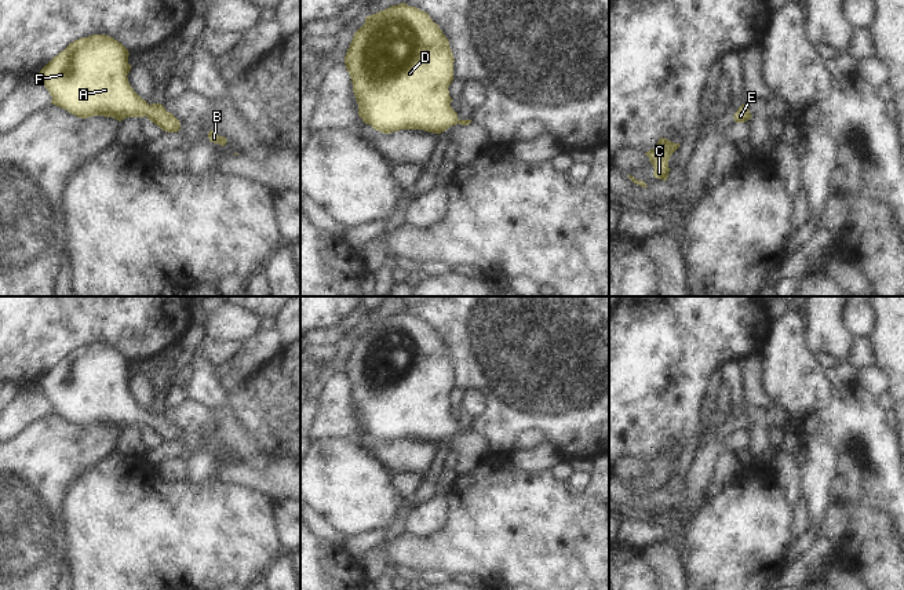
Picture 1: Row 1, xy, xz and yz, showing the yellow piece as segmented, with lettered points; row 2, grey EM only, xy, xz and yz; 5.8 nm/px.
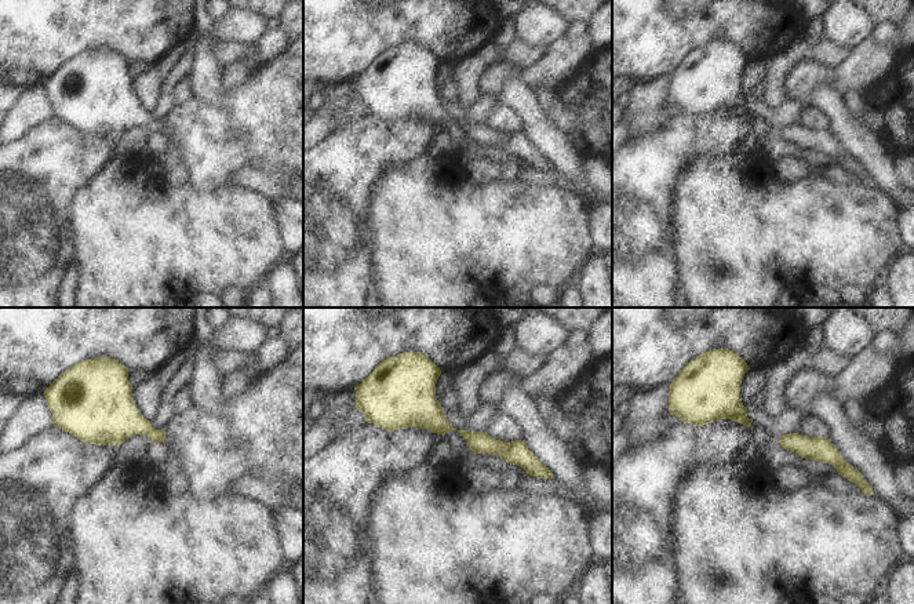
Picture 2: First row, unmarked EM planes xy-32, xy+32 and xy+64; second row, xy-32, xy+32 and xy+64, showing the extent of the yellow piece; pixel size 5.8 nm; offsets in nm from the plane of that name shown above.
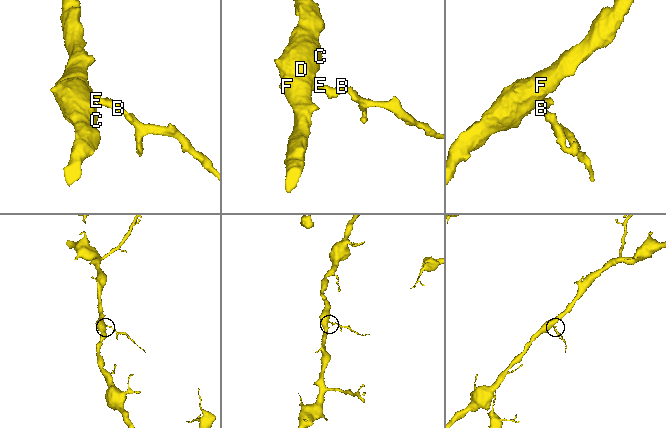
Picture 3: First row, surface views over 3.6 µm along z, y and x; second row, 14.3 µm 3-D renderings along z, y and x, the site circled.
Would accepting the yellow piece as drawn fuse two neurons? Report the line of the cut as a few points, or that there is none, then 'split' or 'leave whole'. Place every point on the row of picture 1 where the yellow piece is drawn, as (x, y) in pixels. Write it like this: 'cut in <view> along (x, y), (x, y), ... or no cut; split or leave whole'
no cut; leave whole

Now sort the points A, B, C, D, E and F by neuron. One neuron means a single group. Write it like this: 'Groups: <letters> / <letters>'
Groups: A B C D E F

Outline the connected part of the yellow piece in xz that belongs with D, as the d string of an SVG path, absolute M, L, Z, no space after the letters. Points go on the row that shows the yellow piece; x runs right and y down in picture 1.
M401 3L367 17L365 23L354 33L345 57L358 103L358 116L365 124L383 134L400 130L423 130L440 135L458 123L470 124L471 120L459 120L451 106L452 98L448 87L455 79L453 61L448 39L427 12Z

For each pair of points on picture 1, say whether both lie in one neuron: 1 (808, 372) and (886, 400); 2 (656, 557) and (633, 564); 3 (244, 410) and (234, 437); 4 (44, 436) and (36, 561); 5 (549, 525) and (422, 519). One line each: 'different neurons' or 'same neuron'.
1: different neurons
2: different neurons
3: different neurons
4: same neuron
5: different neurons

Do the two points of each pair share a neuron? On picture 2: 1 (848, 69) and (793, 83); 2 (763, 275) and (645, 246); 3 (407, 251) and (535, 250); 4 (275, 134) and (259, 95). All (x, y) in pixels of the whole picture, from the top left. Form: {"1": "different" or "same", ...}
{"1": "same", "2": "different", "3": "same", "4": "same"}

